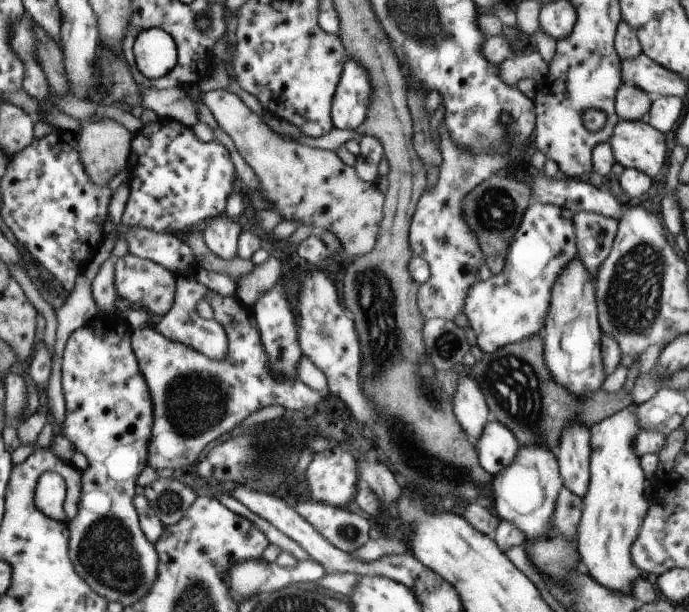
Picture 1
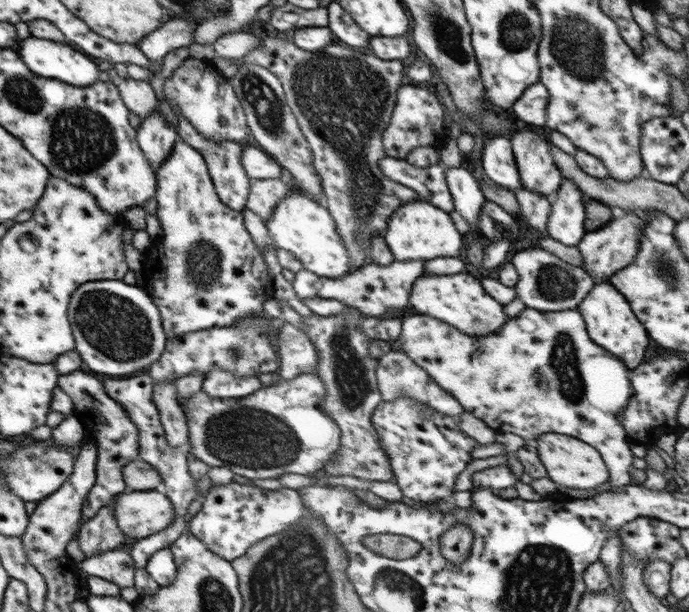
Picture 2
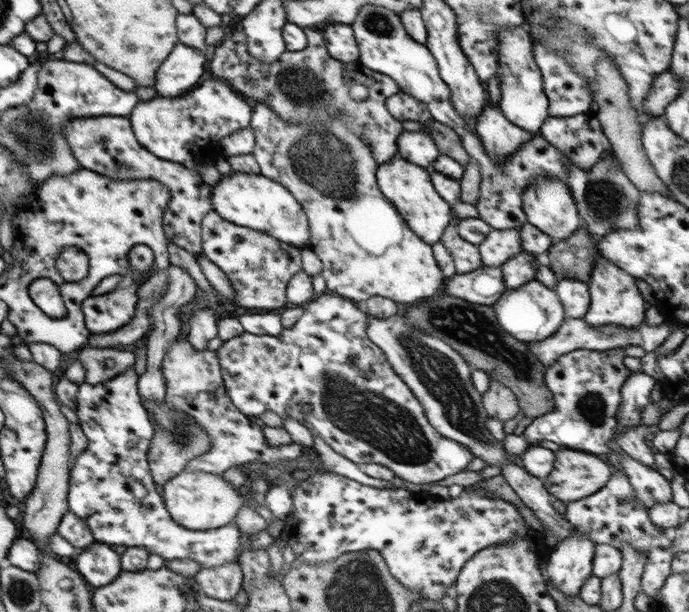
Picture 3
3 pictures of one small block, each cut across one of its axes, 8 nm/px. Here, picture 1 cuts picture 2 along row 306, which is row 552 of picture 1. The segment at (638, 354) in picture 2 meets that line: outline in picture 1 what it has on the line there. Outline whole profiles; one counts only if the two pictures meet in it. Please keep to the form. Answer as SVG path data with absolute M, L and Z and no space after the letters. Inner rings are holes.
M631 402L619 412L589 428L589 483L586 493L580 498L582 507L576 530L575 549L584 573L597 584L601 584L603 588L624 595L630 594L634 580L640 577L639 570L634 566L630 557L630 546L638 535L638 528L650 505L644 497L646 478L641 470L639 457L632 451L633 437L640 431L637 426L636 406Z

